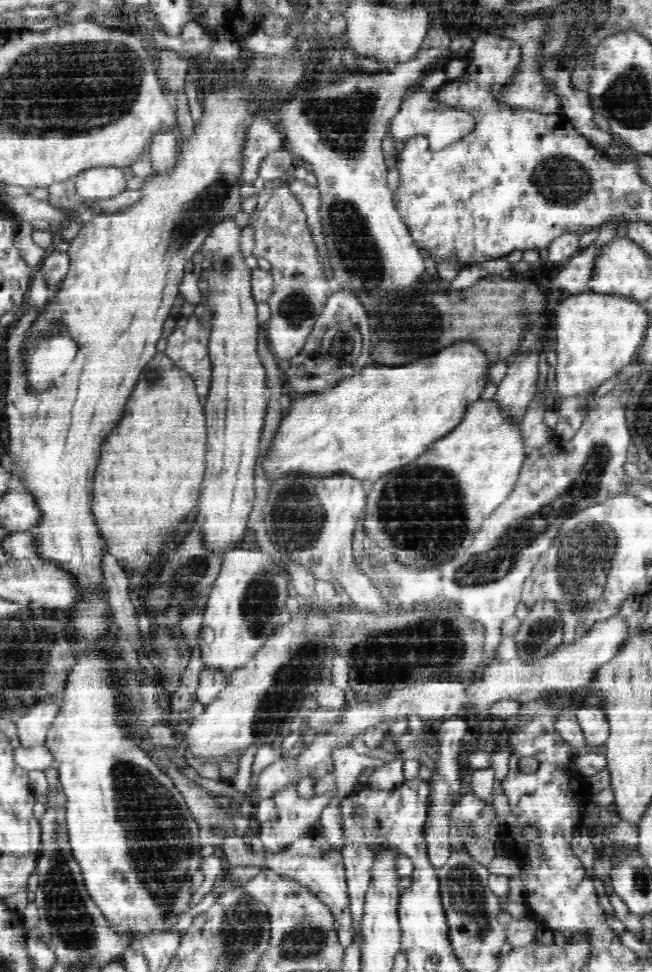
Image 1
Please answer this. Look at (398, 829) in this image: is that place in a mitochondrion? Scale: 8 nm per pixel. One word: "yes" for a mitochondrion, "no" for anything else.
no

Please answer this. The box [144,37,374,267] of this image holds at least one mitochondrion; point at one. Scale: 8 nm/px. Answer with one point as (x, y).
(194, 216)

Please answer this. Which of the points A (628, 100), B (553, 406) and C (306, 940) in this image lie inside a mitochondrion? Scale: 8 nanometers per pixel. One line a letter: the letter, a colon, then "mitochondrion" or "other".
A: mitochondrion
B: other
C: mitochondrion

